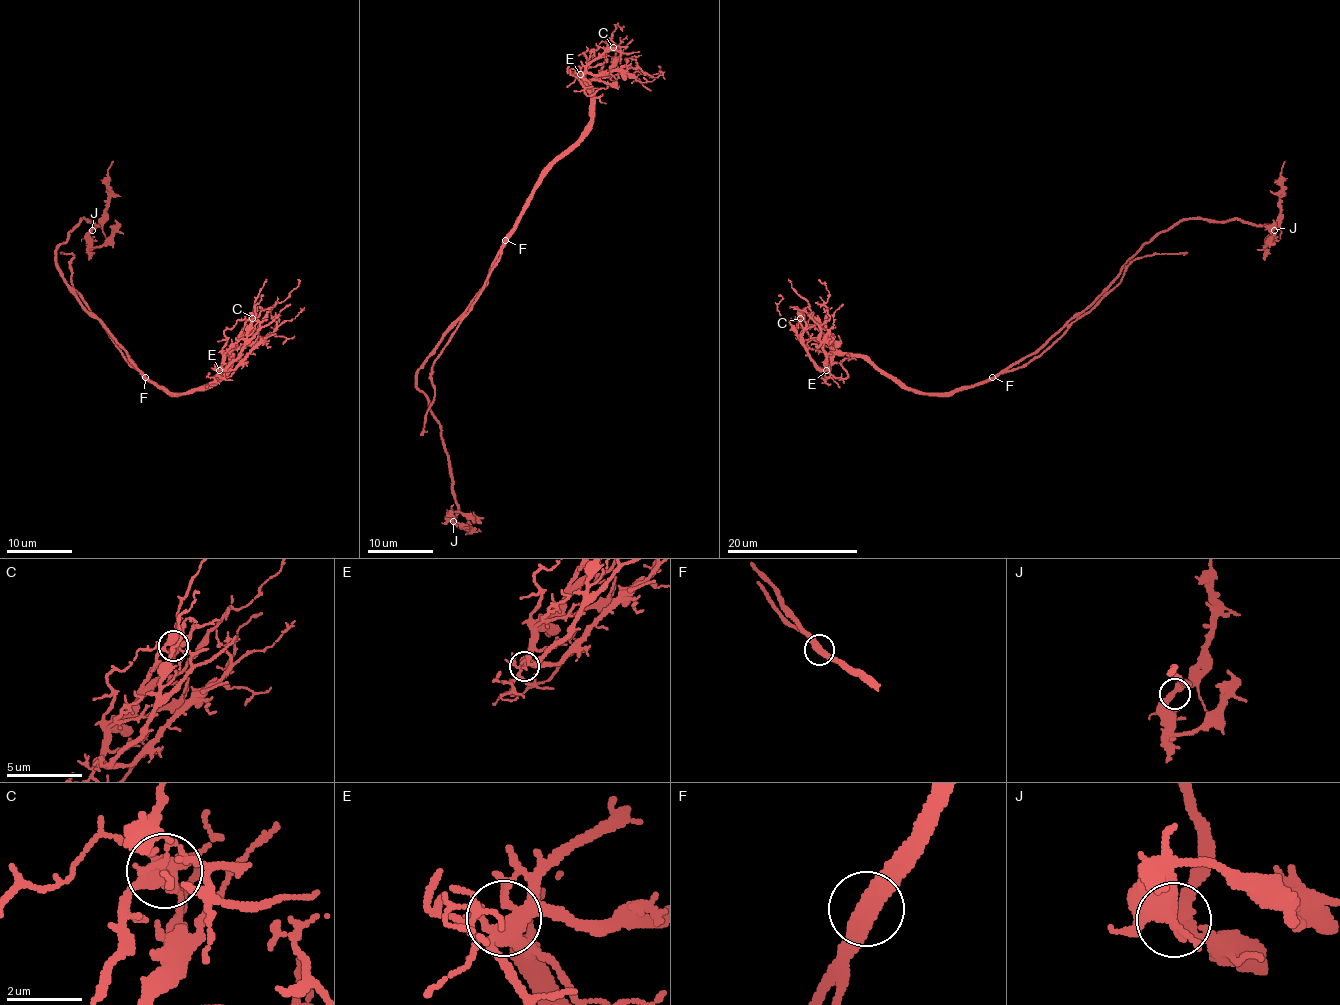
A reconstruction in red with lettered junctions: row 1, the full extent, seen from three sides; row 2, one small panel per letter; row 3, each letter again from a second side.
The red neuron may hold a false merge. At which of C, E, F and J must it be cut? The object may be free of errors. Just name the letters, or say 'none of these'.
none of these

